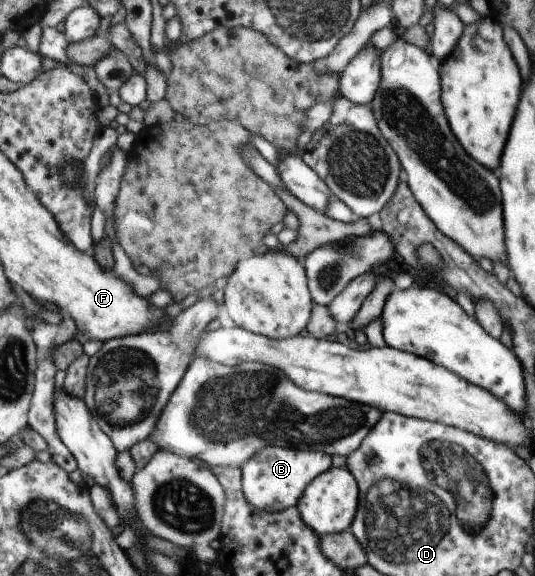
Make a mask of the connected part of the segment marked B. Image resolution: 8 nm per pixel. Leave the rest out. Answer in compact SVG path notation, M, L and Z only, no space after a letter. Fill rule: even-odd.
M266 446L255 452L241 468L243 491L250 505L255 509L278 512L296 506L306 485L331 467L331 457L319 450Z

